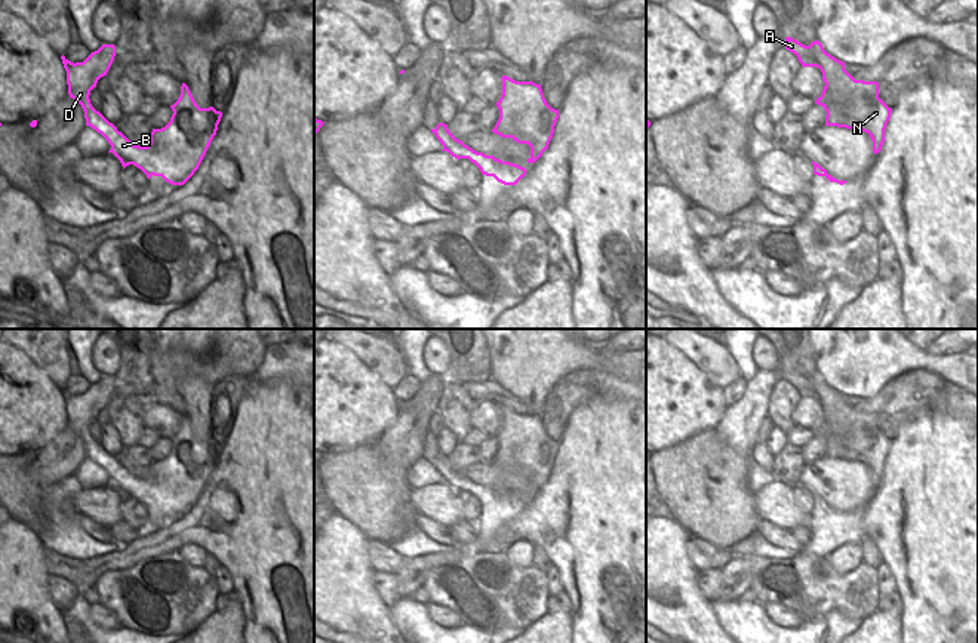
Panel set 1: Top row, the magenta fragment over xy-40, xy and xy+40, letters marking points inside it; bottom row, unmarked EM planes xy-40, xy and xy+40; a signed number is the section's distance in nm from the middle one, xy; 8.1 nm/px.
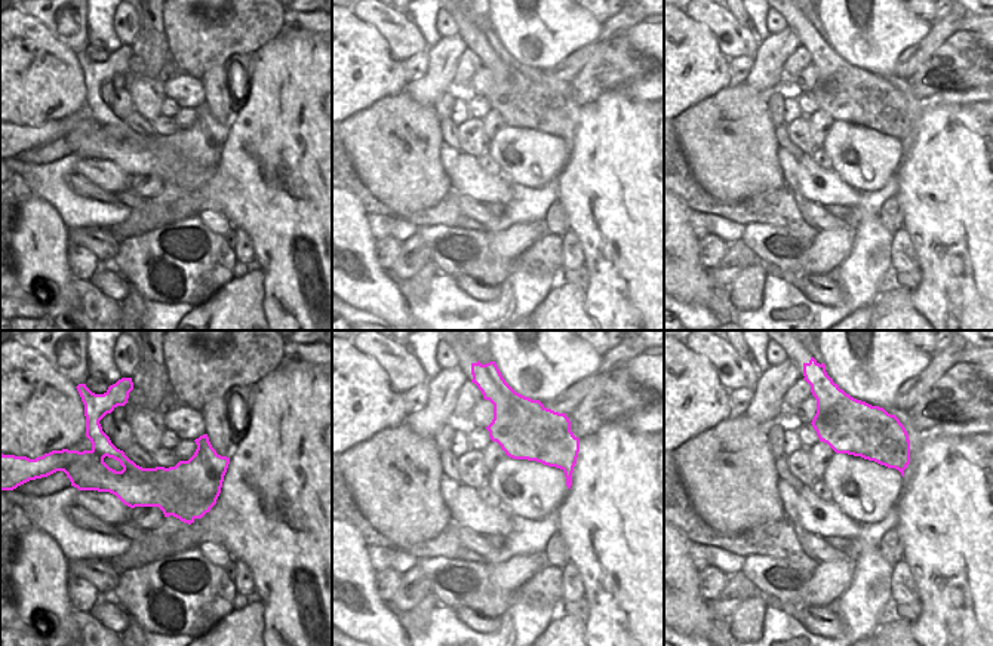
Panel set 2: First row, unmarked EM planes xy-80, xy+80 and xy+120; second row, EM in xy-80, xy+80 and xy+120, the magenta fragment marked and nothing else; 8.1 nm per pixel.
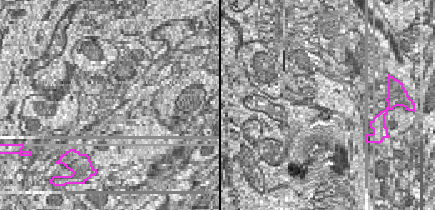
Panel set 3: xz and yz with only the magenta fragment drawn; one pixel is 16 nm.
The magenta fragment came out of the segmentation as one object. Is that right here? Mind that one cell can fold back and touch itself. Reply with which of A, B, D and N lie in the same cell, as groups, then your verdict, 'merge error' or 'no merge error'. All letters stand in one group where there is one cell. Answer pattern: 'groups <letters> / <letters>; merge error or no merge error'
groups A B D N; no merge error

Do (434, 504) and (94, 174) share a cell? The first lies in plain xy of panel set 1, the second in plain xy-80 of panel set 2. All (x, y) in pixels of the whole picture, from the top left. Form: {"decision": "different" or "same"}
{"decision": "same"}

